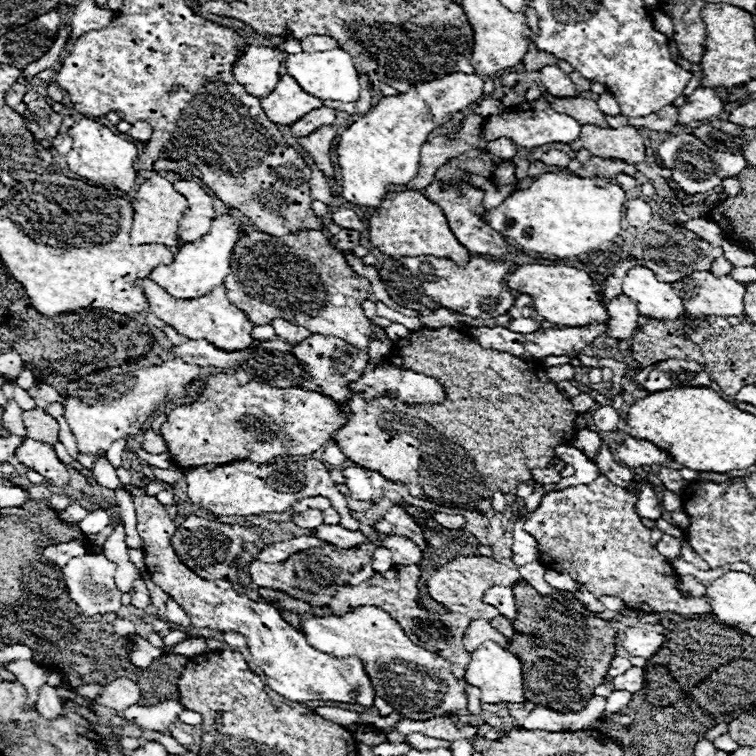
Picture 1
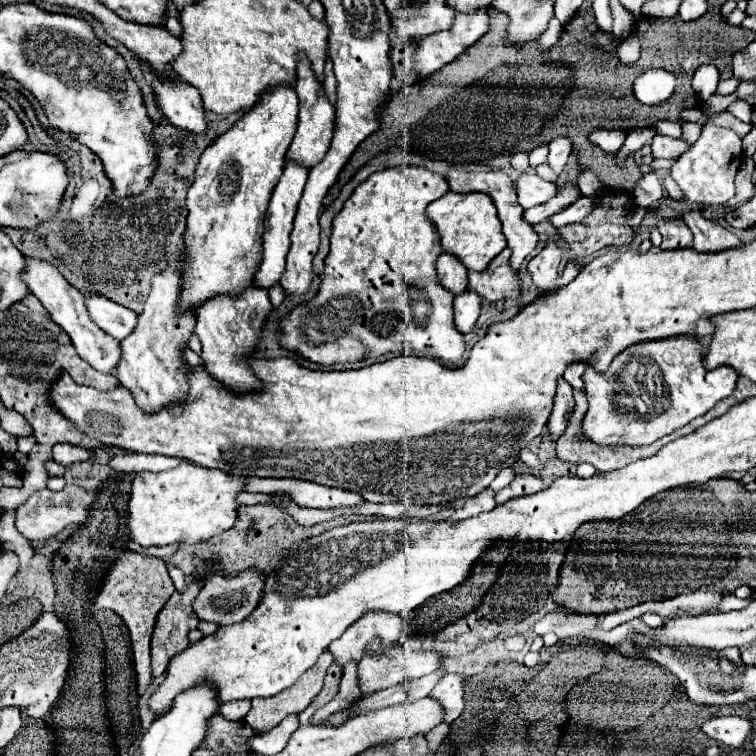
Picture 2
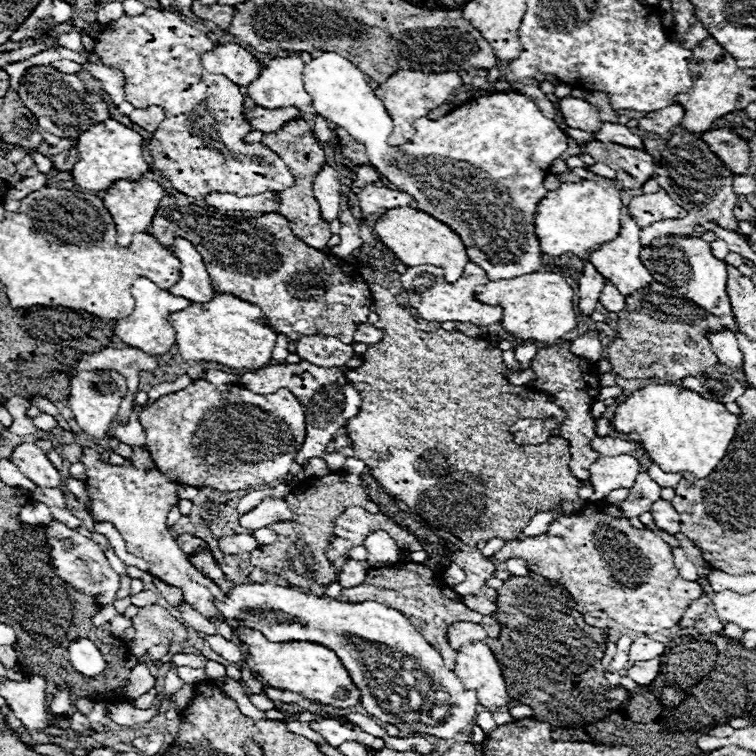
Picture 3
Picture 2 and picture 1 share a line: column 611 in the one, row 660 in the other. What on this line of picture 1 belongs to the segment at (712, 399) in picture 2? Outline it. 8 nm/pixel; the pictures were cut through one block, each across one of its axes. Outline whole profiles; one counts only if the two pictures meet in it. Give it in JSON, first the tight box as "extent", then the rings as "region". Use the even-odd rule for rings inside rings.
{"extent":[302,606,468,720],"region":[[[362,606],[346,616],[312,616],[304,620],[302,632],[308,642],[338,658],[360,656],[366,662],[366,672],[374,684],[376,696],[382,696],[392,704],[404,718],[428,720],[444,716],[446,712],[464,710],[468,700],[458,678],[454,678],[450,662],[436,652],[424,650],[410,642],[398,622],[394,622],[384,610],[374,606]]]}

